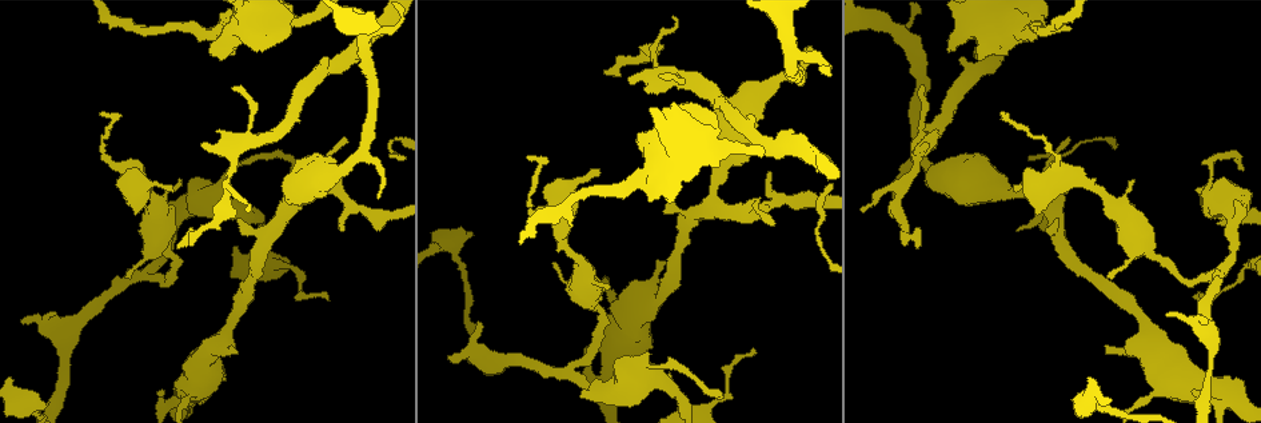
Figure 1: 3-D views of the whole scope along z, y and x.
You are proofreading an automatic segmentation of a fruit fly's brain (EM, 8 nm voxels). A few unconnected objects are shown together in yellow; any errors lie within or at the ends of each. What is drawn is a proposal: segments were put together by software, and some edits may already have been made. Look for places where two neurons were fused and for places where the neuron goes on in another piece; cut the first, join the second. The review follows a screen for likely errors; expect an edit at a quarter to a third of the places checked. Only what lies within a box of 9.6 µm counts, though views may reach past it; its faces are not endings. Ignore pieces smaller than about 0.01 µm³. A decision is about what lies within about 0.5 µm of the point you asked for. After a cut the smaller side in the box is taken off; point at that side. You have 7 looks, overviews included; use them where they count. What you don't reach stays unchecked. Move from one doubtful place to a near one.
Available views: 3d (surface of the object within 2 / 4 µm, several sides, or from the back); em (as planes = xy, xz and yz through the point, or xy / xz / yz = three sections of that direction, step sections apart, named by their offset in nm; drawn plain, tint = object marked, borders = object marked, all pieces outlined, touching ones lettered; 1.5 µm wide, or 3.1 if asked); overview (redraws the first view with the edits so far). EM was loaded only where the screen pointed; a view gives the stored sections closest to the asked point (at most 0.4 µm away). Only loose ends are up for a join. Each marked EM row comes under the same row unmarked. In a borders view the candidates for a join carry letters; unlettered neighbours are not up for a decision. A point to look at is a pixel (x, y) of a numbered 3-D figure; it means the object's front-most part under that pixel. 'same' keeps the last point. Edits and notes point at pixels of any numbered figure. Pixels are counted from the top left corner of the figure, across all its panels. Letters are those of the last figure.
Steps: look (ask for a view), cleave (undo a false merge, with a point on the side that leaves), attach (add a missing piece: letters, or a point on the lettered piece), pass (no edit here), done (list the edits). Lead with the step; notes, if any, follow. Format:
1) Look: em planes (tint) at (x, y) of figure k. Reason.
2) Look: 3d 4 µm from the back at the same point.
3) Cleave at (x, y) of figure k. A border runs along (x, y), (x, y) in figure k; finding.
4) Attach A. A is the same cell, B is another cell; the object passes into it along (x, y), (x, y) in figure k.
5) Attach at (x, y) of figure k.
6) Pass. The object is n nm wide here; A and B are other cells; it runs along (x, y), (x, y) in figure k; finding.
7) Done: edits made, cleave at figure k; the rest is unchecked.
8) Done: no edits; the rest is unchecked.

Look: 3d 2 µm from the back at (778, 203) of figure 1. A fork.

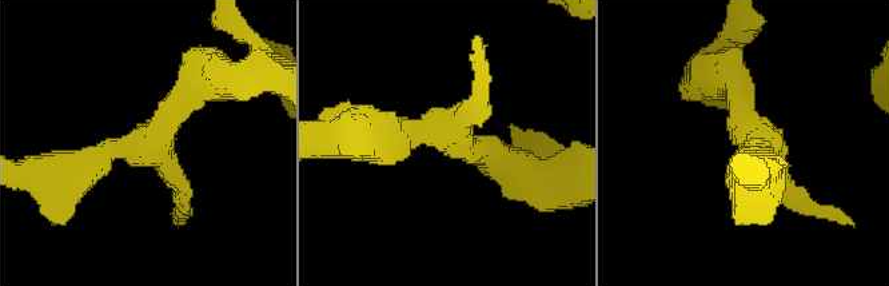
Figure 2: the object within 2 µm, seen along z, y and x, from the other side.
Look: em planes (borders) at (148, 146) of figure 2. Shape alone is not enough.

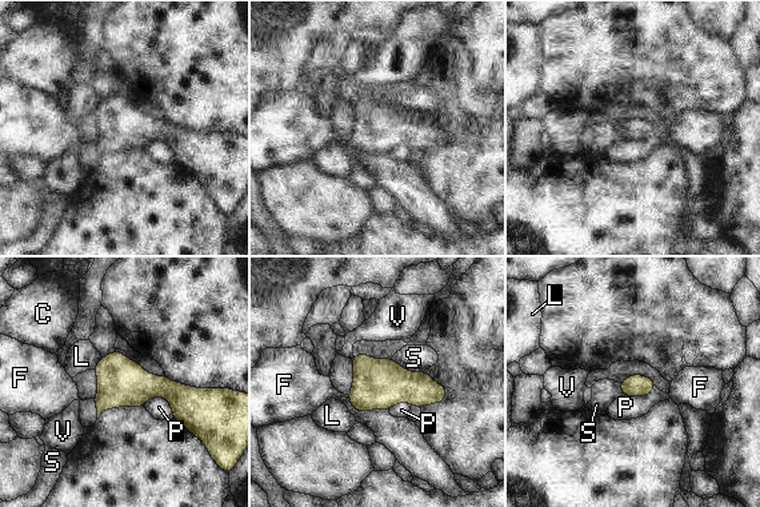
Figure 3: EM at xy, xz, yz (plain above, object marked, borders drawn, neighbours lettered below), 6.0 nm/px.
Pass. C, F, L, P, S and V are other cells; one neuron here.

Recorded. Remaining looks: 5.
Look: em planes (borders) at (246, 141) of figure 1. Four arms meet.

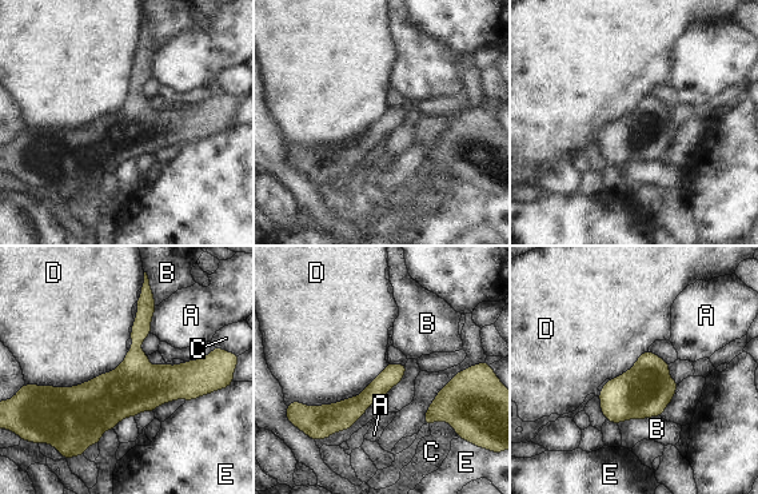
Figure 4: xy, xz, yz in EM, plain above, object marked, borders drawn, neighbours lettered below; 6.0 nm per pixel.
Pass. The object is 320 nm wide here; the longest contact is with D, 600 nm; A, B, C, D and E are other cells; one neuron here.

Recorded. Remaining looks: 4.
Look: 3d 4 µm at (1245, 266) of figure 1. Calibre changes.

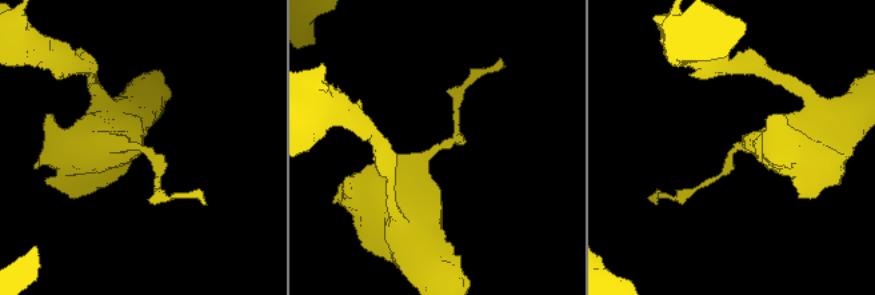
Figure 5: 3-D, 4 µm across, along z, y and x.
Look: em planes (tint) at (141, 149) of figure 5. Shape alone is not enough.

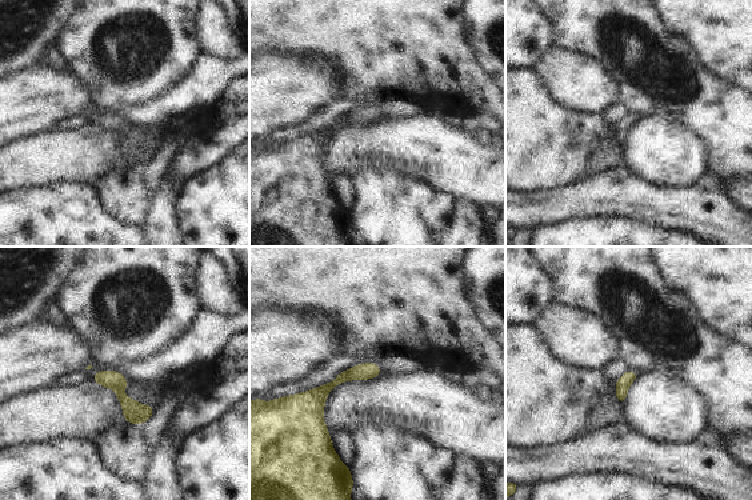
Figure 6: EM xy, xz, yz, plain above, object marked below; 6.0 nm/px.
Look: em planes (borders) at the same point. What lies round it.

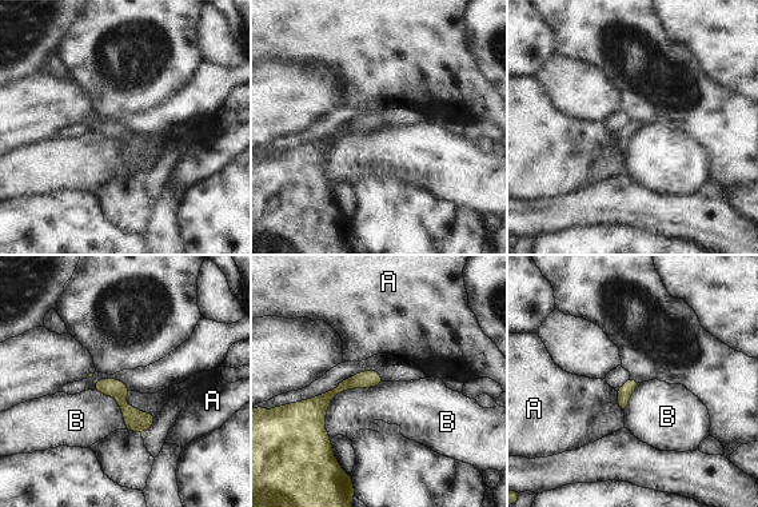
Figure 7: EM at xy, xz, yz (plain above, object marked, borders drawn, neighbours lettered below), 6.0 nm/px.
Pass. The object is 80 nm wide here; A and B are other cells; a border runs along (95, 388), (122, 396), (155, 416) in figure 7; one neuron here.

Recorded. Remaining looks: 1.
Done: no edits; the rest is unchecked.

